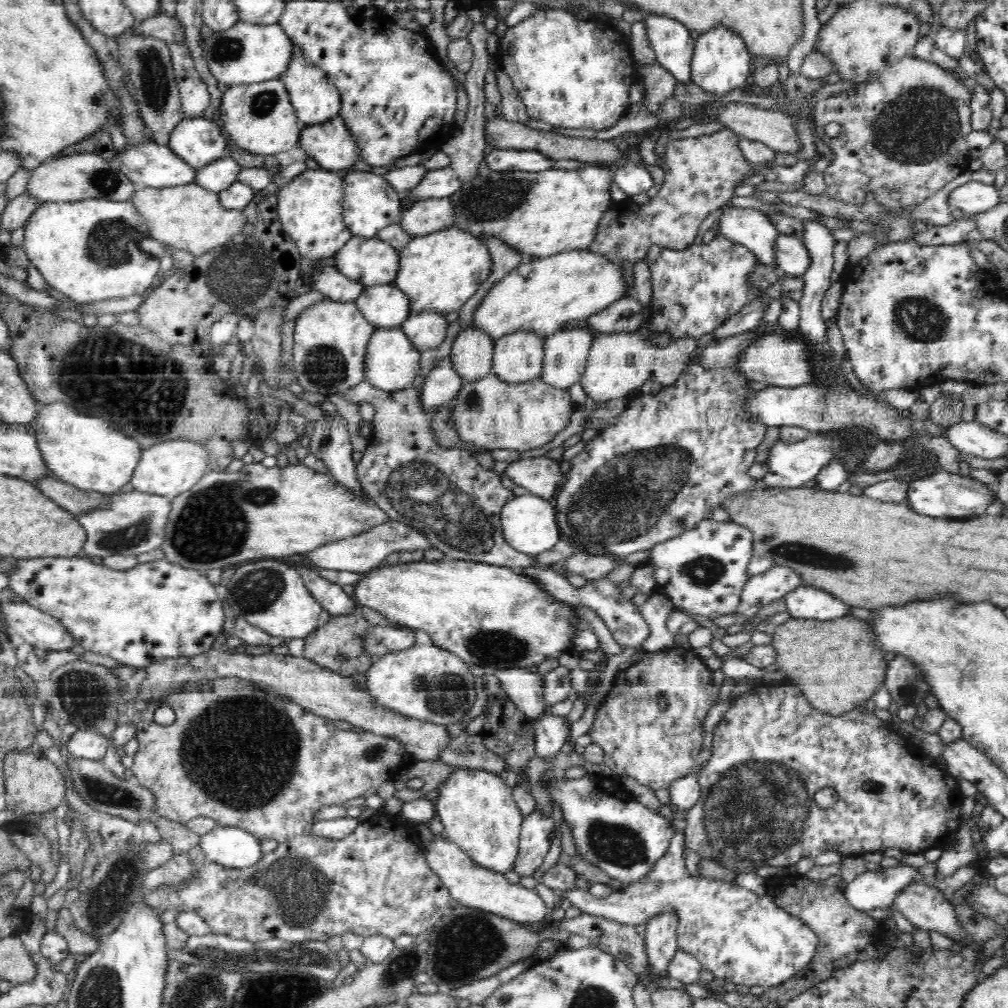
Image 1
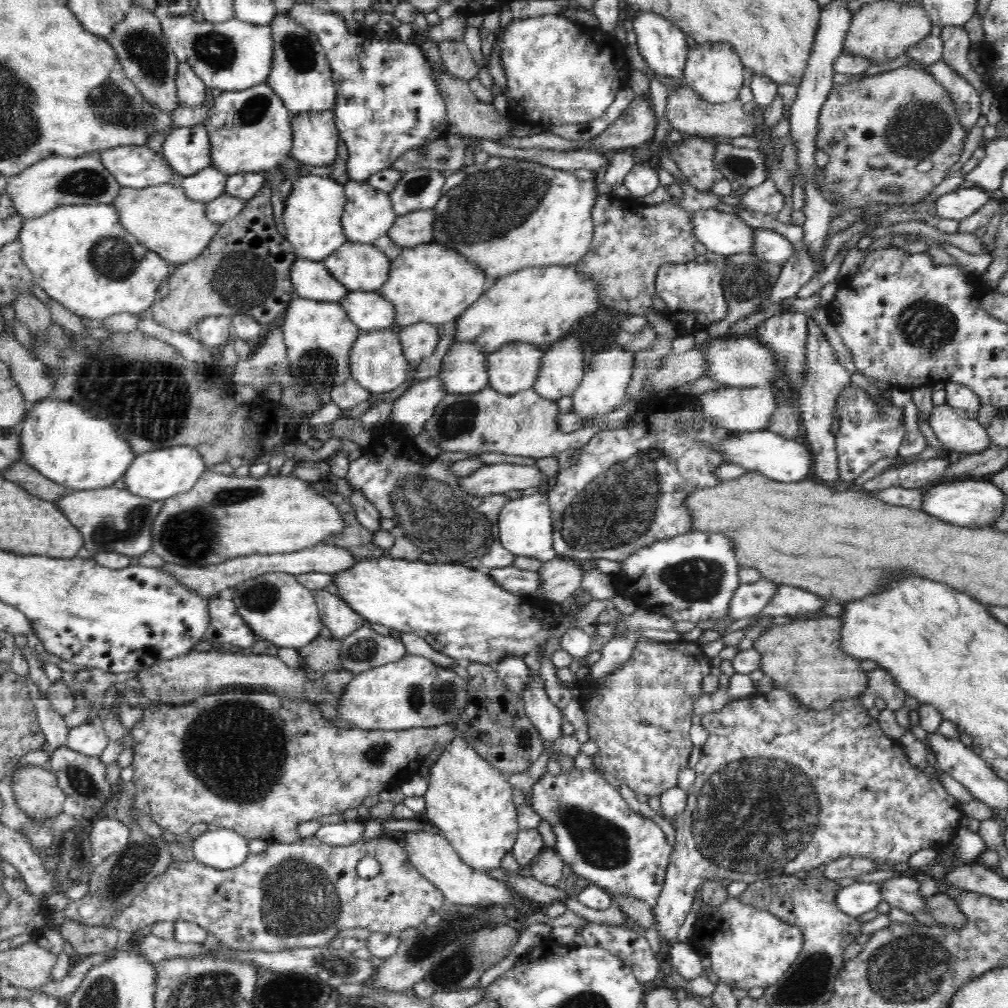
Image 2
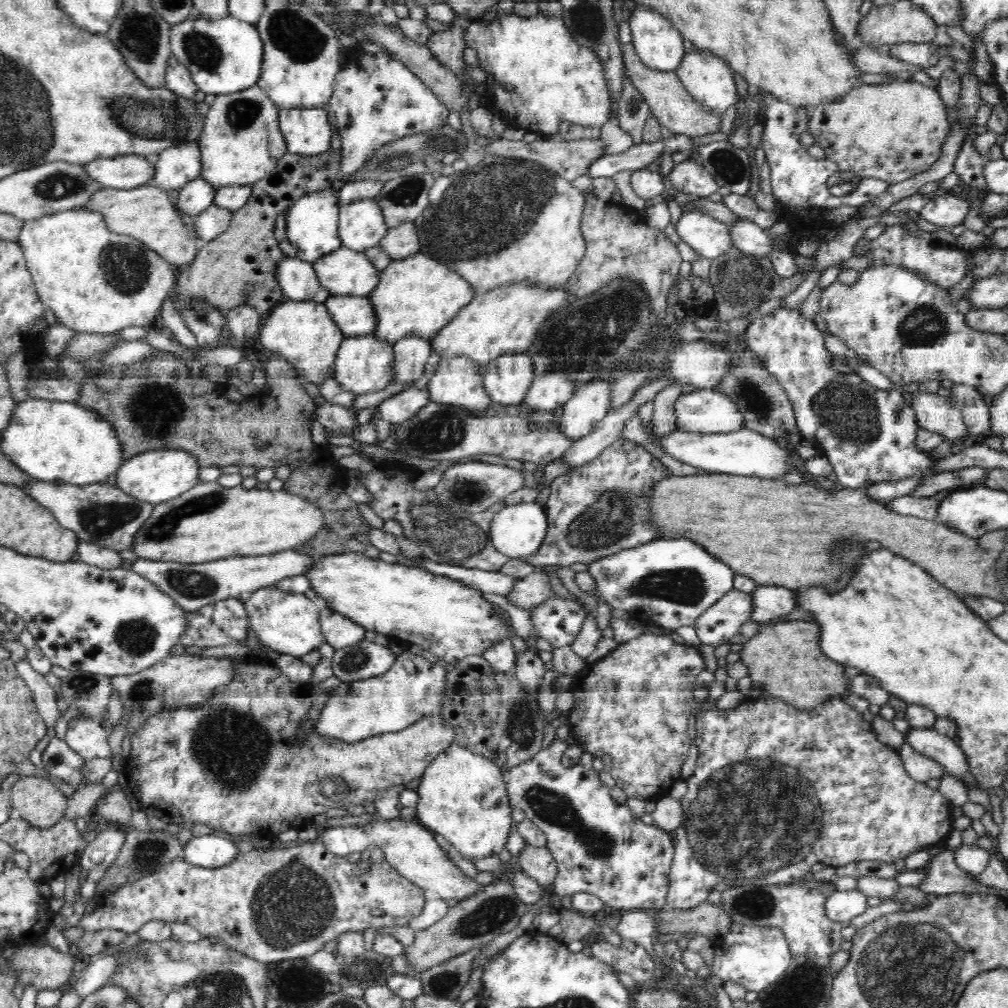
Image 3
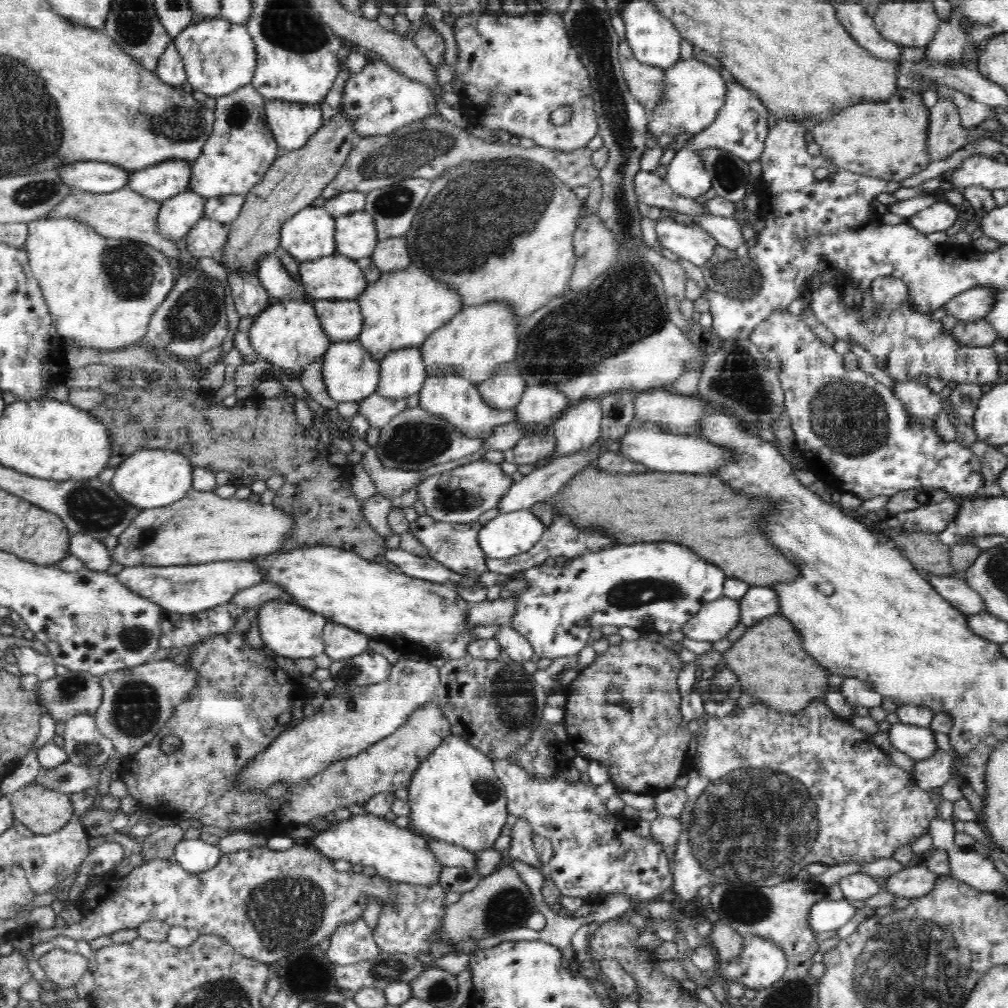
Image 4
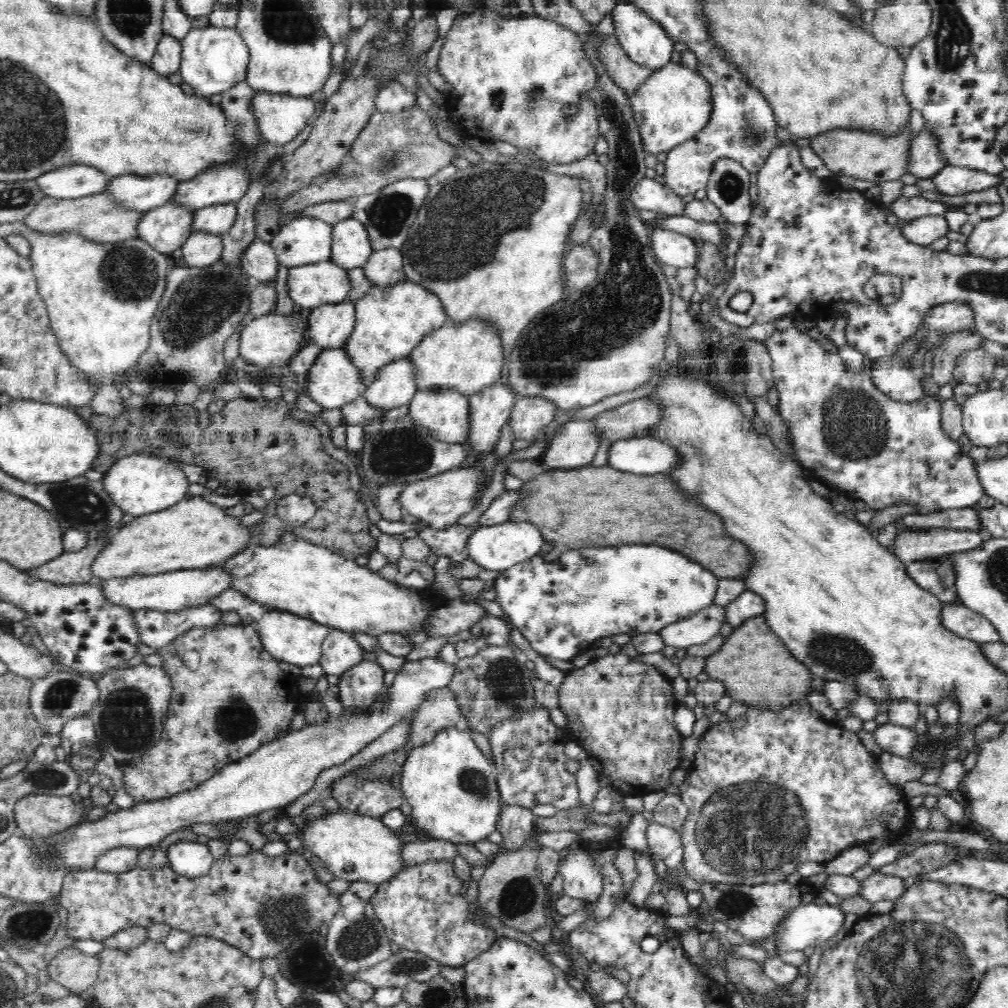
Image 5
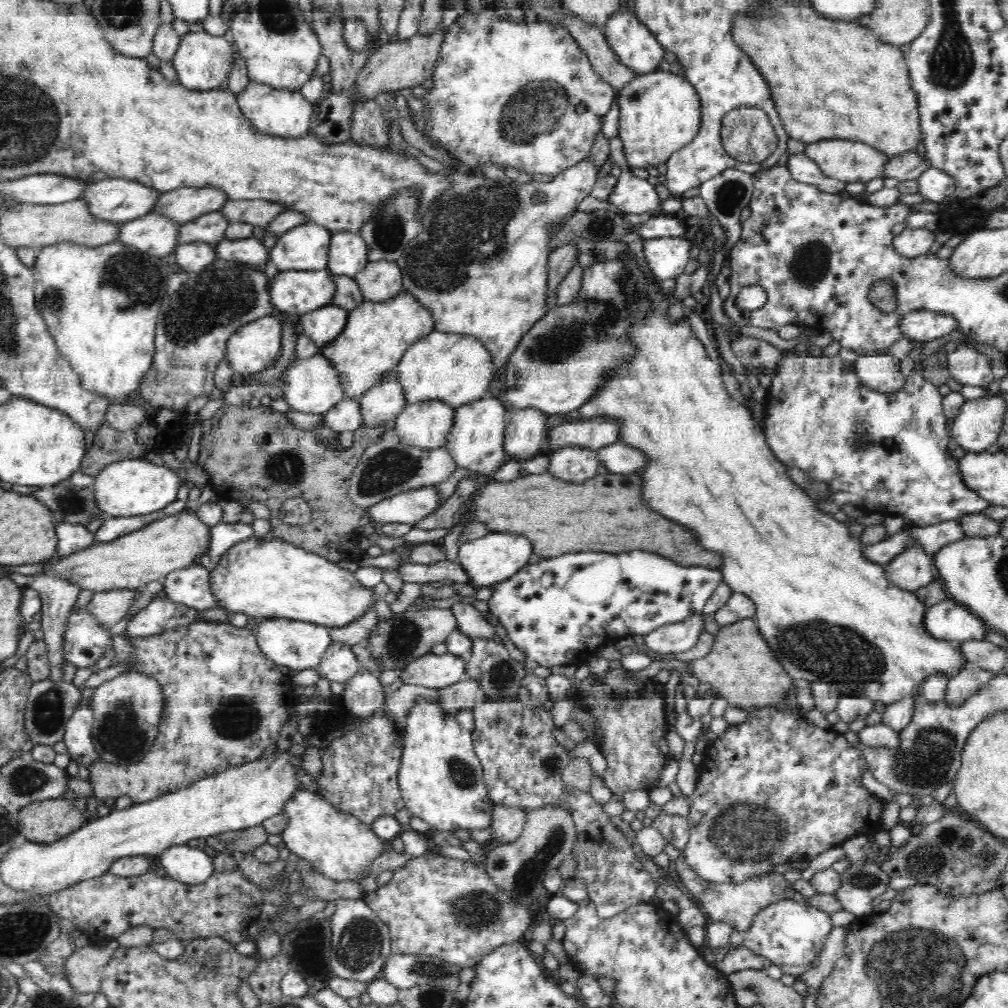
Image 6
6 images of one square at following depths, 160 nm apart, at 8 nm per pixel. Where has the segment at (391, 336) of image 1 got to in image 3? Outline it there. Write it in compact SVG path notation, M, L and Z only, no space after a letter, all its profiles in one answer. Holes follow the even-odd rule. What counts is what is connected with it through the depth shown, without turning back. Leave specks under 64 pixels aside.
M374 333L344 337L335 356L335 380L346 392L362 395L386 388L395 379L395 349L390 341L380 339Z

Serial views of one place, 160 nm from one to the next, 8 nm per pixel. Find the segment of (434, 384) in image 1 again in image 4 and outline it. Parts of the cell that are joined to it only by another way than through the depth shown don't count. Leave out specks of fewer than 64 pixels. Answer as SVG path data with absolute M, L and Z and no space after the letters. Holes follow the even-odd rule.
M378 393L371 394L358 403L358 414L362 414L369 421L369 424L376 428L388 424L392 418L400 414L406 406L406 398L394 400L384 398Z

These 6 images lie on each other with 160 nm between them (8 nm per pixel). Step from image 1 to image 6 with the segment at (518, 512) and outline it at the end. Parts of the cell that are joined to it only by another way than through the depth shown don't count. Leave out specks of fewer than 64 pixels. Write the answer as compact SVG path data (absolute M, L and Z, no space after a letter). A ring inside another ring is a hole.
M489 532L476 540L459 543L457 561L468 575L469 584L475 588L492 587L497 581L514 576L520 568L528 564L532 554L532 544L524 536L512 536L508 532Z

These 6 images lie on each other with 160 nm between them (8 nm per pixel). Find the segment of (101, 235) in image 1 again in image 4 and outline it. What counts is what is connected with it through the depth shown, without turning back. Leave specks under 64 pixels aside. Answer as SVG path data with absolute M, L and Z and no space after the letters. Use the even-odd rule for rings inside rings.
M70 216L30 221L27 232L24 250L64 343L98 352L142 343L152 315L176 282L162 251L139 241L102 237Z

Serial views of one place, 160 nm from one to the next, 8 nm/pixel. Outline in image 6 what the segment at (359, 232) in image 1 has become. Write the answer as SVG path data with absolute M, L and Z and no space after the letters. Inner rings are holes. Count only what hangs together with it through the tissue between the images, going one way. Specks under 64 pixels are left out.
M347 230L333 233L327 262L332 274L354 278L368 264L367 242L360 233Z

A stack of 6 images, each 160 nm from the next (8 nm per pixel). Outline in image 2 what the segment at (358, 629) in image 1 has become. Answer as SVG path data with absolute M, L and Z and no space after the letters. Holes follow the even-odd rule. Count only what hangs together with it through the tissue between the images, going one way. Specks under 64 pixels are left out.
M321 635L312 640L308 646L297 649L298 654L304 659L305 666L313 671L326 672L342 670L339 659L339 648L341 640L339 638L326 637Z

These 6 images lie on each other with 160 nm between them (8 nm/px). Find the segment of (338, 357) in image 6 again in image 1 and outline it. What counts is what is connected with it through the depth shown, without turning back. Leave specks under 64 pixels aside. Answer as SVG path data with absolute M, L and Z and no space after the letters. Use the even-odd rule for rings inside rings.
M449 225L448 229L414 237L410 244L400 251L399 274L392 283L408 297L411 314L422 313L426 310L436 310L438 313L448 314L460 310L476 294L482 282L488 279L492 266L492 257L490 257L490 251L488 251L483 237L479 238L472 232L457 228L456 225Z

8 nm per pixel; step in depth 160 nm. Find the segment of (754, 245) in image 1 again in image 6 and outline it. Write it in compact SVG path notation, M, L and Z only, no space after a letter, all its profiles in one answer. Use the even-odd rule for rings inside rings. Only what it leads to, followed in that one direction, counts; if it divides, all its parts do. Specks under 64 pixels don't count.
M657 237L644 241L646 262L658 282L675 280L690 260L691 241L684 237Z

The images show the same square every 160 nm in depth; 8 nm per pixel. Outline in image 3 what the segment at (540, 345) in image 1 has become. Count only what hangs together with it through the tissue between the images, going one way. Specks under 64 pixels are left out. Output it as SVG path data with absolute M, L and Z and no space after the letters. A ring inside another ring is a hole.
M526 352L504 353L482 371L484 388L498 404L524 401L535 378L535 362Z

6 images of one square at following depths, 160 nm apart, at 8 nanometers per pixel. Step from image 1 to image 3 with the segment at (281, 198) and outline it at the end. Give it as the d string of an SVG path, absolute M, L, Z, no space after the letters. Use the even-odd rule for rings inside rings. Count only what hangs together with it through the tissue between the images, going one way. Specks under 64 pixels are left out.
M354 52L354 60L348 60L335 79L335 89L327 108L334 112L338 121L342 141L339 153L343 156L338 176L344 181L358 179L371 156L388 143L431 132L447 123L448 109L436 93L400 57L390 52L376 56ZM330 186L301 195L290 206L286 212L286 233L288 241L296 248L299 260L314 263L342 247L339 236L339 204L338 190L332 190Z

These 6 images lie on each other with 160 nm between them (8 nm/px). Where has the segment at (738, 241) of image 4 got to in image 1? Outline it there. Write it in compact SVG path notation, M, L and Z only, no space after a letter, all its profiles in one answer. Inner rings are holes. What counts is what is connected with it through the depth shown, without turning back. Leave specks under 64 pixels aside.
M781 234L777 241L778 274L802 277L810 268L812 259L801 239Z

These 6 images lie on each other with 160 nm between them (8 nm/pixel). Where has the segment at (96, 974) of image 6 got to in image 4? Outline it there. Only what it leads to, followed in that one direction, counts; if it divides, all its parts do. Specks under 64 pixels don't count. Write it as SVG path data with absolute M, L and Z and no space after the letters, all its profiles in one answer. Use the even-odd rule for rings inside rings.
M62 948L49 950L39 958L39 964L45 972L45 980L58 985L58 989L75 986L86 974L91 961L80 955Z

